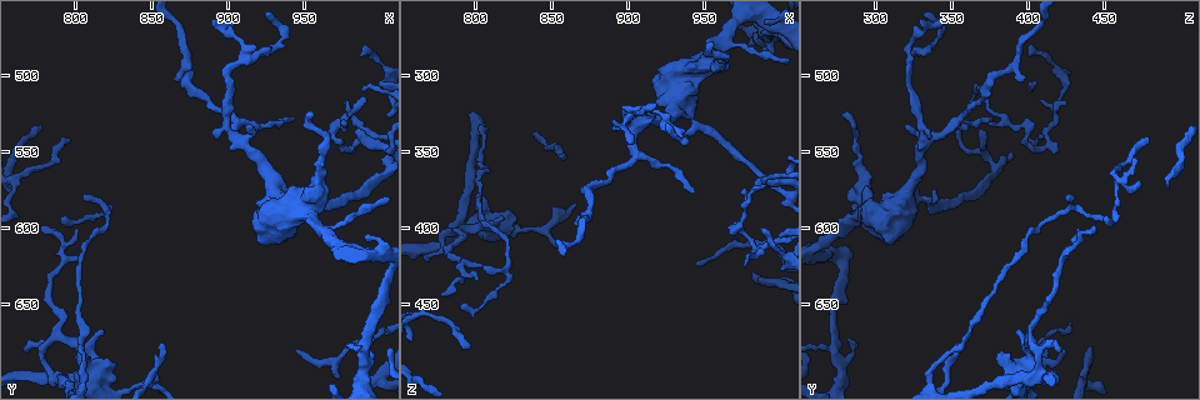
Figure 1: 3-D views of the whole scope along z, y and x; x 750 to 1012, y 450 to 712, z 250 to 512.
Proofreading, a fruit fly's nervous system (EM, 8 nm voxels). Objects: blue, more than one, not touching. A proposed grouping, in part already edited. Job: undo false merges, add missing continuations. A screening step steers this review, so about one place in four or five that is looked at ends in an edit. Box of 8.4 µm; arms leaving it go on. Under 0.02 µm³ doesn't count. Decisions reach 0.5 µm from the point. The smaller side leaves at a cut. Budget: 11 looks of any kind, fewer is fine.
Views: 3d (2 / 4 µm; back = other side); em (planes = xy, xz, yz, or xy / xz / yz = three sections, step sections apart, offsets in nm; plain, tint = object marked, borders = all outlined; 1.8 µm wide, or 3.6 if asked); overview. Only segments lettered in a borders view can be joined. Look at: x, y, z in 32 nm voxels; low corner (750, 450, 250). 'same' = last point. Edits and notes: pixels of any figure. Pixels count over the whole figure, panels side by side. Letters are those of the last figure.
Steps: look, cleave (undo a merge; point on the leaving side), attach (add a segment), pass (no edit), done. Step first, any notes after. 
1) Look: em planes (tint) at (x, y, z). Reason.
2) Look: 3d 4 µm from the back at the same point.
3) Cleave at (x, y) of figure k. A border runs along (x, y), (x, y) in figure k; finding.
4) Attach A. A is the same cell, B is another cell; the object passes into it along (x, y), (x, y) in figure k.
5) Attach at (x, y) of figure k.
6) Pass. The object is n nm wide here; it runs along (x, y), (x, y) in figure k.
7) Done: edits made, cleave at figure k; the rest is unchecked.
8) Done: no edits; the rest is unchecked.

Look: 3d 2 µm at (986, 674, 282). Three arms meet.

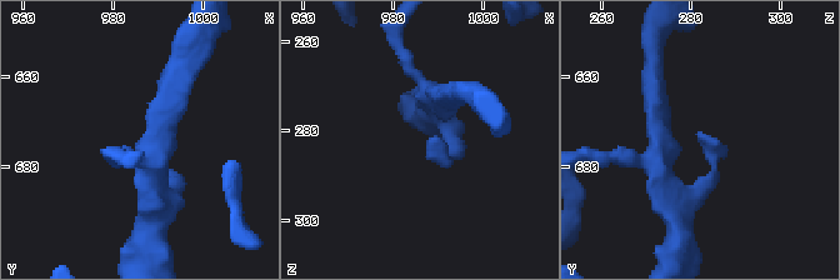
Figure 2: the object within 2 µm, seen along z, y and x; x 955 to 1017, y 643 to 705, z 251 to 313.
Look: em planes (tint) at (987, 673, 282). 3 arms meet here; now the EM.

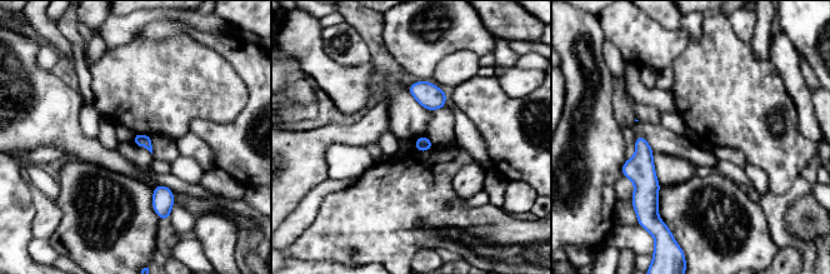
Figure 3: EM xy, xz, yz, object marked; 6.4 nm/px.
Look: em planes (borders) at the same point. See the neighbours.

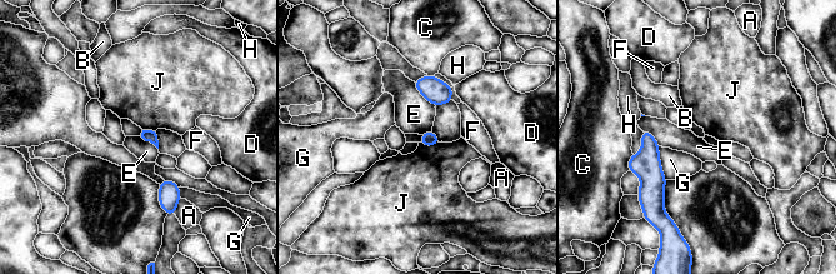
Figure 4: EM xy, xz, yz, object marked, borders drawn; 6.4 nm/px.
Pass. A, B, C, D, E, F, G, H and J are other cells; a border runs along (413, 81), (414, 86), (435, 105) in figure 4; no lettered segment goes on from it.

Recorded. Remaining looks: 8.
Look: em xz step 16 (borders) at (954, 524, 278). Branch stops here.

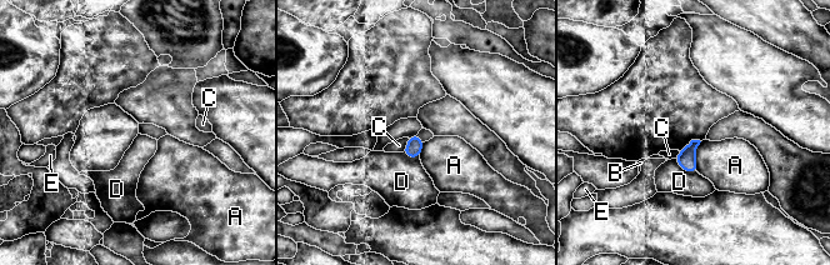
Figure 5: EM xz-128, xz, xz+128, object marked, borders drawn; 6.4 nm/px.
Pass. A, B, C, D and E are other cells; a border runs along (408, 138), (408, 144), (400, 151) in figure 5; none of them fits.

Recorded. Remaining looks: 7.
Look: em yz step 4 (borders) at (912, 488, 320). Sharp bend.

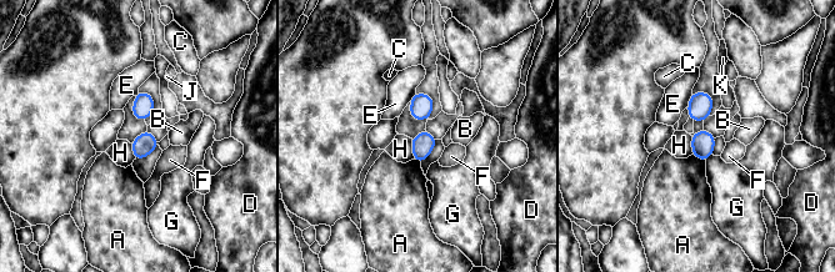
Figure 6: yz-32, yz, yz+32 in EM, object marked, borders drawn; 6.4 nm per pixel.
Pass. A, B, C, D, E, F, G, H, J and K are other cells; a border runs along (410, 139), (414, 159) in figure 6; all the same cell.

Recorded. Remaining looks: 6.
Look: 3d 4 µm from the back at (950, 592, 292).

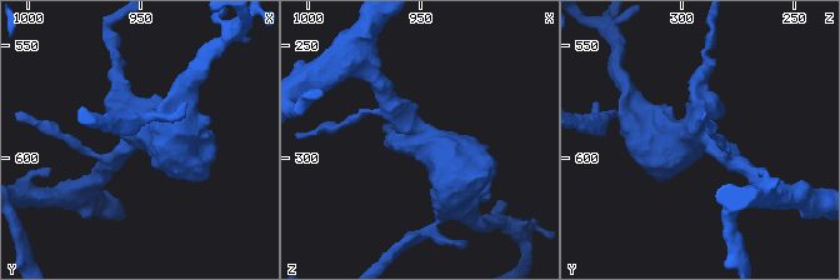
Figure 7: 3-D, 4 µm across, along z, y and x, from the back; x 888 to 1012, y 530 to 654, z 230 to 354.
Look: em 3.6 µm planes (borders) at (949, 590, 292).

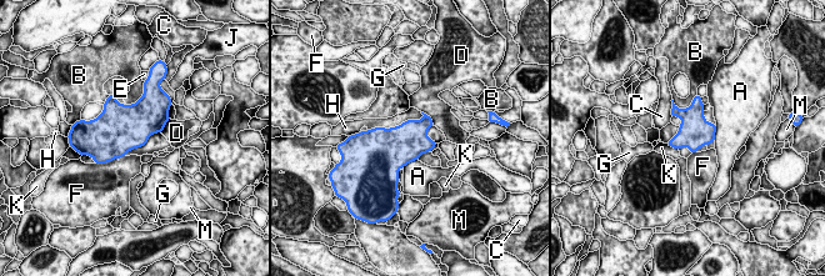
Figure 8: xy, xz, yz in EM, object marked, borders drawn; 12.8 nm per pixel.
Pass. A, B, C, D, E, F, G, H, J, K and M are other cells; a border runs along (424, 115), (394, 126), (368, 130) in figure 8; one cell here.

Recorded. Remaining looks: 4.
Done: no edits; the rest is unchecked.

